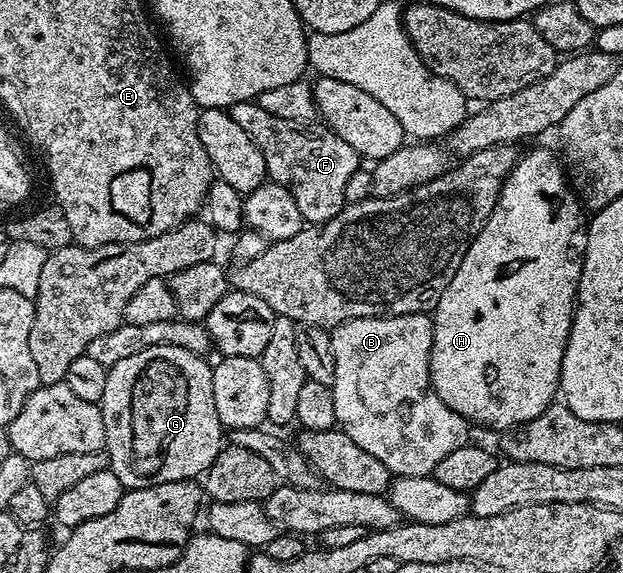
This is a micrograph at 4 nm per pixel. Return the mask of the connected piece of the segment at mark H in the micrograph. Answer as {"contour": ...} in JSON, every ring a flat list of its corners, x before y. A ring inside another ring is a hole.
{"contour":[[532,149,528,154,517,160,512,173,504,180,504,186,500,192,498,203,486,219,482,231,468,244,468,250,462,255,462,263,458,263,458,271,454,271,454,279,446,283,446,291,442,291,442,299,438,299,435,309,430,316,432,318,432,350,430,351,430,379,438,399,450,407,450,411,458,411,473,426,485,425,488,429,500,429,499,431,511,431,517,425,524,425,530,419,542,415,548,406,553,404,560,387,560,372,562,371,562,359,566,351,568,336,572,330,572,314,576,307,576,292,582,275,582,263,586,255,586,243,588,242,588,226,586,213,582,208,575,192,570,188,566,180,566,169,561,158,556,157,548,149]]}

